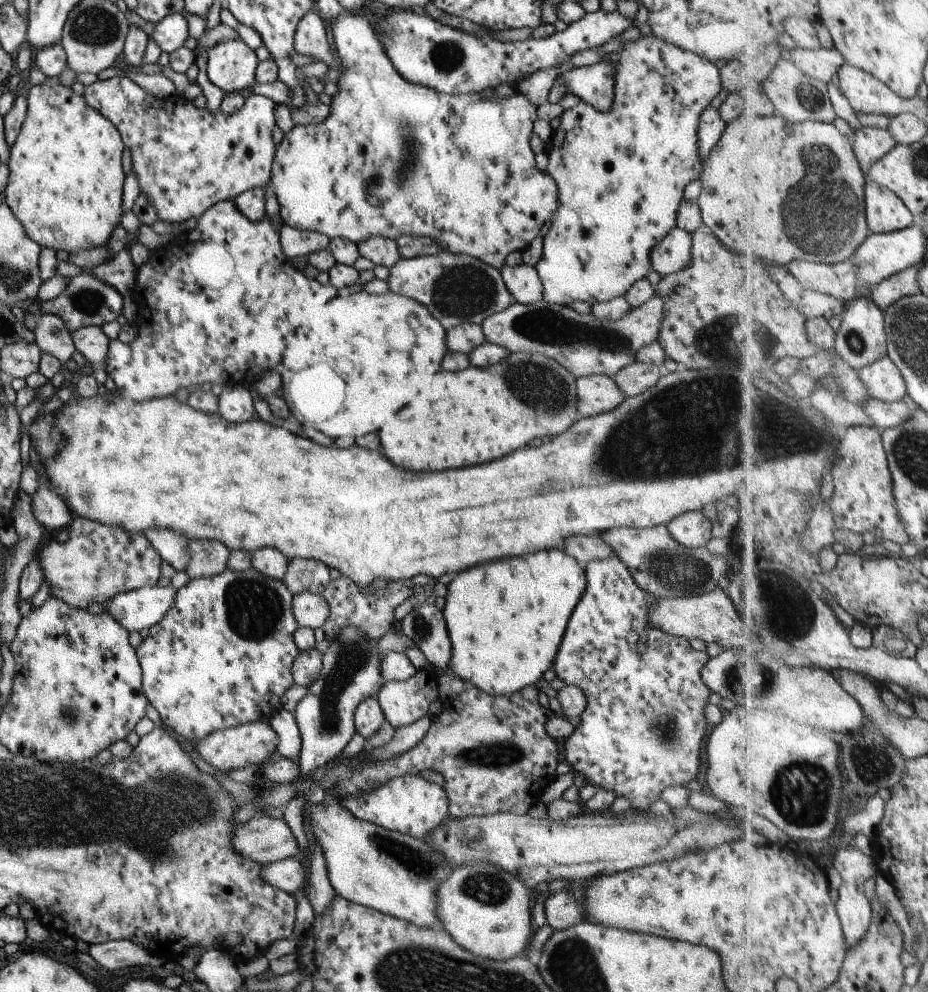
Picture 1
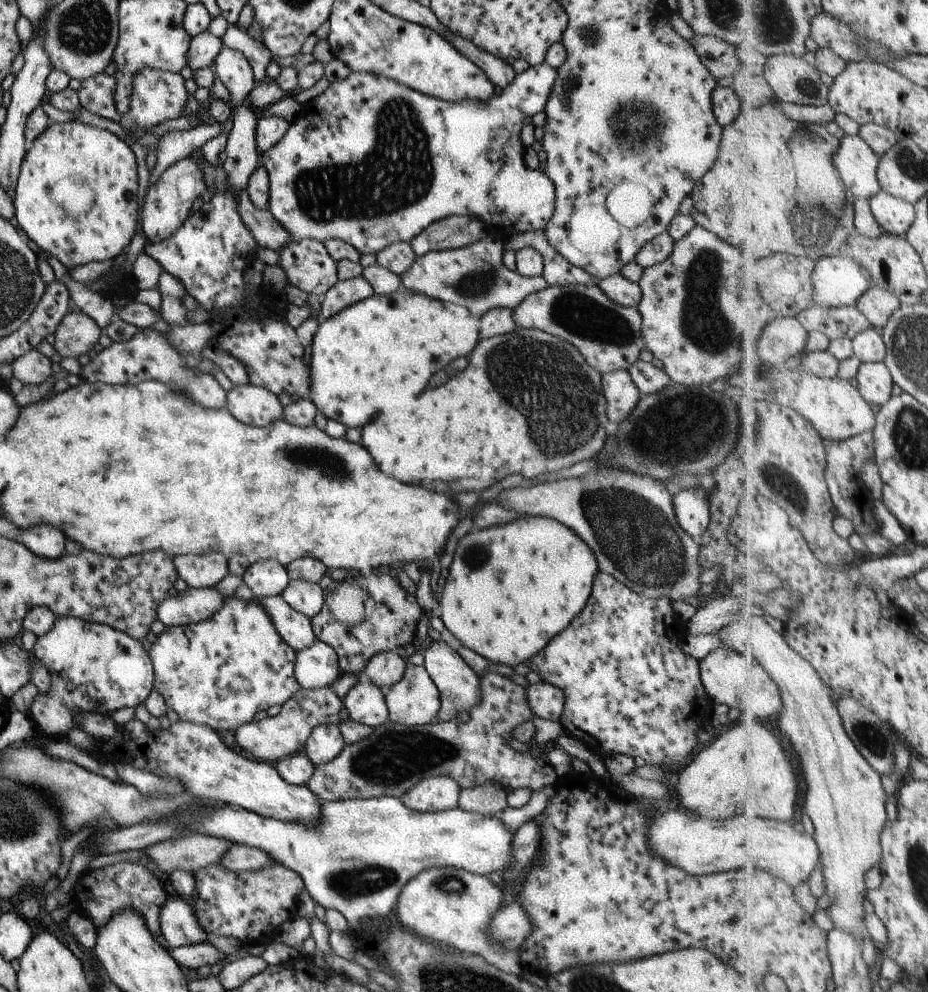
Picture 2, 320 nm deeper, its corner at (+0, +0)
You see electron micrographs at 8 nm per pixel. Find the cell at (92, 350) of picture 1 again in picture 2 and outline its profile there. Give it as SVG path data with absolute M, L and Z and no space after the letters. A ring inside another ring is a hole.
M67 312L55 328L52 347L61 357L92 354L91 348L101 333L97 324L83 312Z

